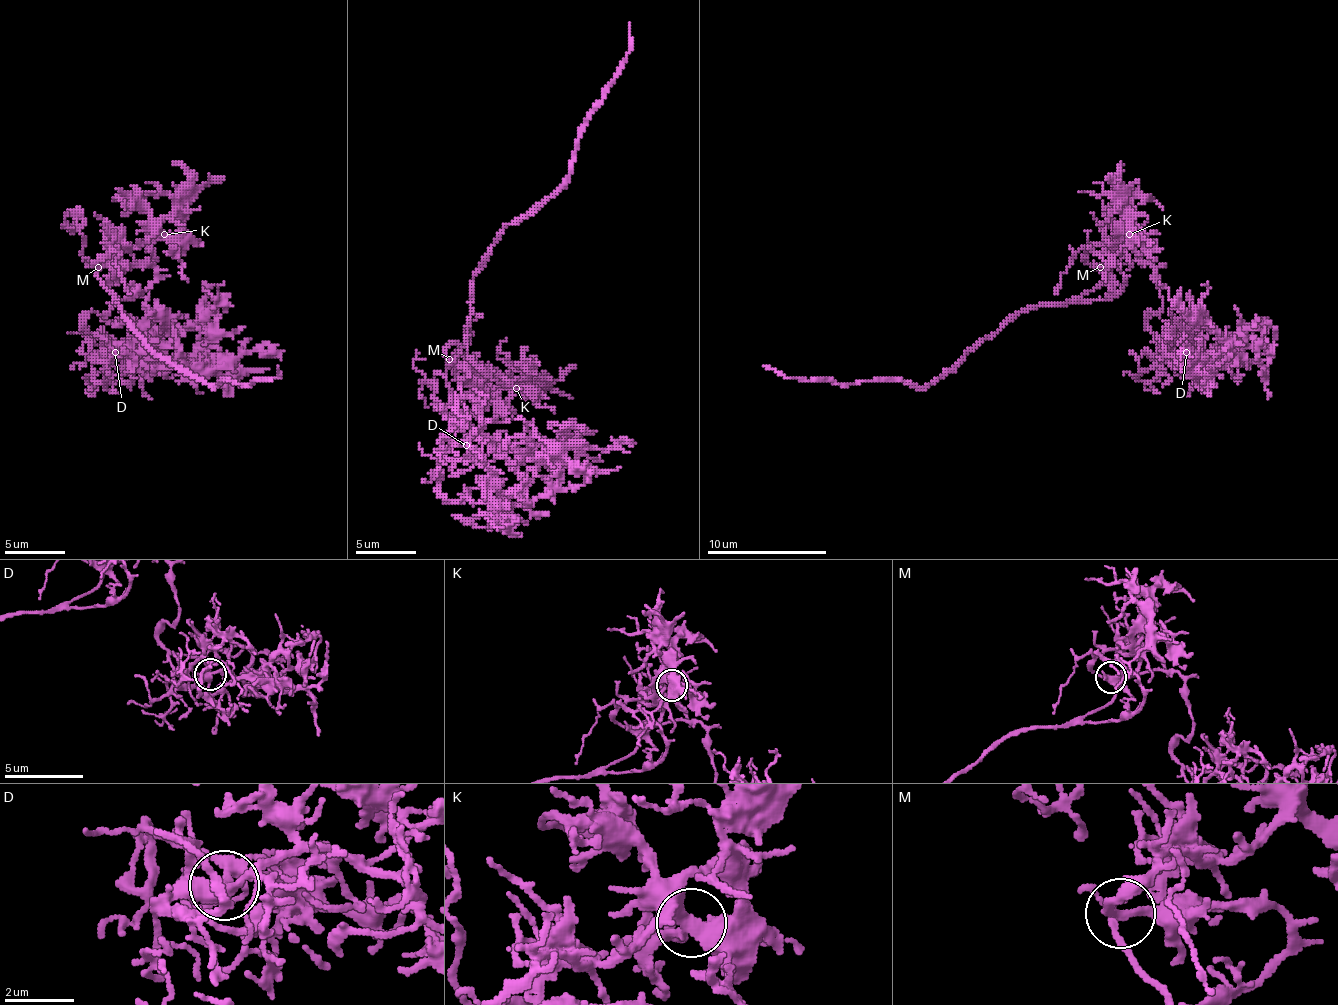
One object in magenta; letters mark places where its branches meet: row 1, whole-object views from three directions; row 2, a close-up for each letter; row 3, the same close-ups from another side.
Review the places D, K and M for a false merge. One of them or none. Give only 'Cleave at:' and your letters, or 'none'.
Cleave at: none

